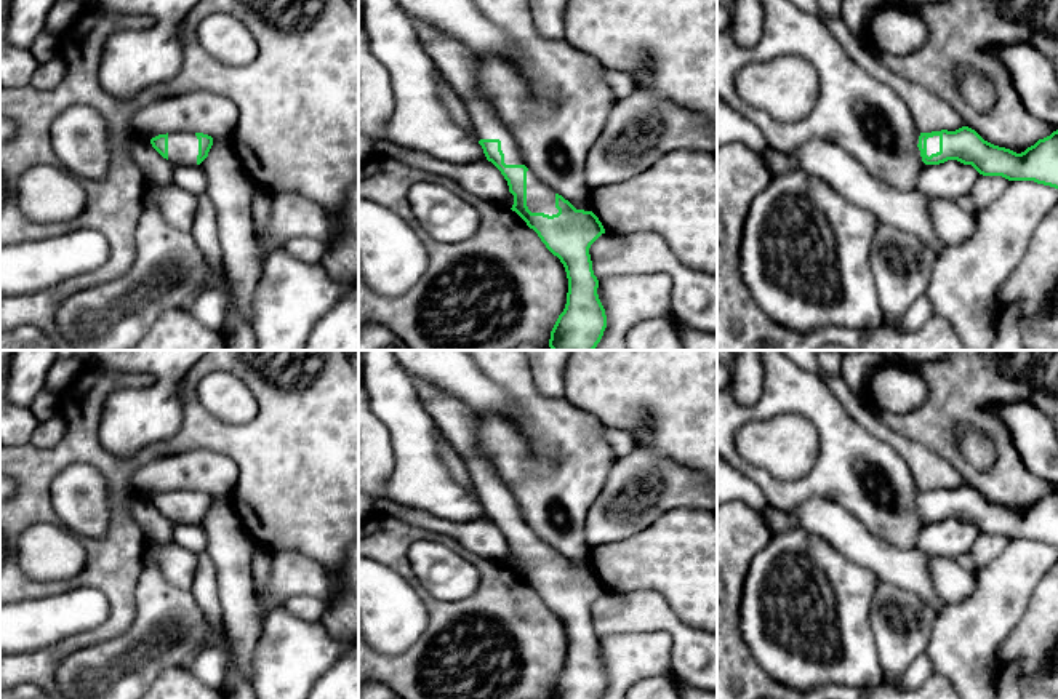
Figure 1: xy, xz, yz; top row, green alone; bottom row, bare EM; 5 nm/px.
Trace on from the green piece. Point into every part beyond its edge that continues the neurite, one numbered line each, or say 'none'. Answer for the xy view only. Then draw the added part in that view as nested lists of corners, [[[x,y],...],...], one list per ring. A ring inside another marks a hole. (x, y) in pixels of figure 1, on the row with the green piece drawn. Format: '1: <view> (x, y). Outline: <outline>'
1: xy (183, 147). Outline: [[[168,133],[168,162],[171,165],[197,165],[197,155],[195,133]]]

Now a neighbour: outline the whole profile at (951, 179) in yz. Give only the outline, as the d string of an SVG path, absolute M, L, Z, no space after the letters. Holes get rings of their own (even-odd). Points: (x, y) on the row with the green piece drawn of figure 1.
M957 160L925 165L917 178L916 190L928 197L954 202L959 197L970 195L980 176L972 165L964 165Z

